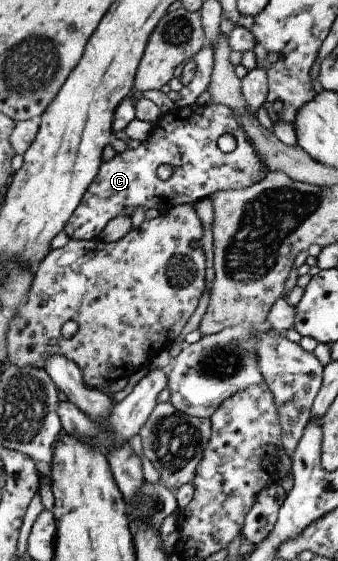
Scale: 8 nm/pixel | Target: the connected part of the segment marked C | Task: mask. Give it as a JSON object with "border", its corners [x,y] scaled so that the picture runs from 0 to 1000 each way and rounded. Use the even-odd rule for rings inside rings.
{"border":[[[577,182],[550,191],[518,191],[459,217],[435,250],[408,253],[405,258],[343,273],[334,282],[299,291],[281,321],[257,333],[234,367],[198,394],[192,406],[198,421],[225,430],[266,430],[293,424],[317,396],[340,385],[361,381],[385,387],[399,367],[423,367],[429,374],[459,367],[476,381],[485,381],[515,367],[541,362],[577,364],[642,340],[722,337],[772,324],[796,303],[772,278],[751,273],[751,260],[725,241],[728,235],[707,225],[692,200],[675,189],[630,182],[589,187]],[[669,235],[686,239],[701,253],[695,267],[680,273],[660,273],[642,258],[648,242],[660,242]],[[476,292],[506,292],[512,298],[512,310],[494,323],[464,316],[464,299]]]}

